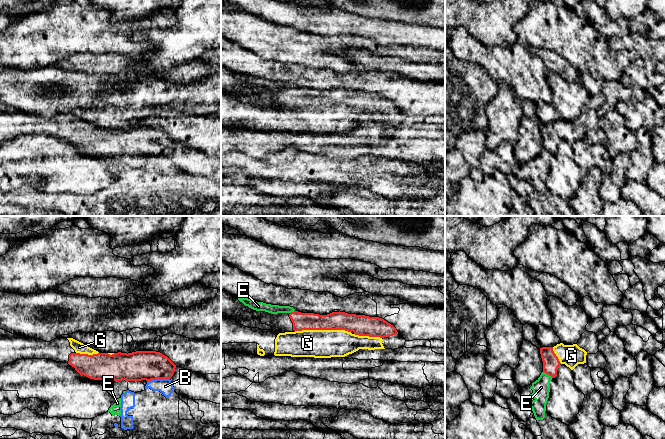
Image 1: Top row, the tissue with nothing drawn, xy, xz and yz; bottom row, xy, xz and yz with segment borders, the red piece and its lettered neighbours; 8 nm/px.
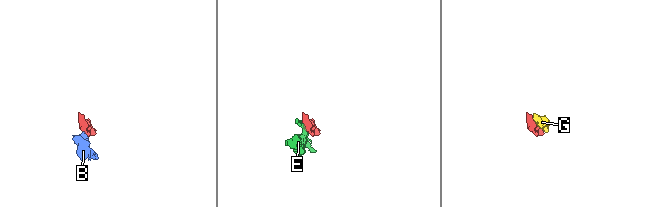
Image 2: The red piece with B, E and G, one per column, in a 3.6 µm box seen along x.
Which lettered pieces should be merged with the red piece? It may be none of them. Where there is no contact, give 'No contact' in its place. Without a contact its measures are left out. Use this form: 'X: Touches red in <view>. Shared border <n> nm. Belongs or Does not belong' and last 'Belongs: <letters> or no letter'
B: Touches red in xy. Shared border 190 nm. Does not belong
E: Touches red in yz. Shared border 90 nm. Does not belong
G: Touches red in xz. Shared border 440 nm. Belongs
Belongs: G

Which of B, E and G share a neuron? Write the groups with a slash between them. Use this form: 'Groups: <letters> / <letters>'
Groups: B E / G

